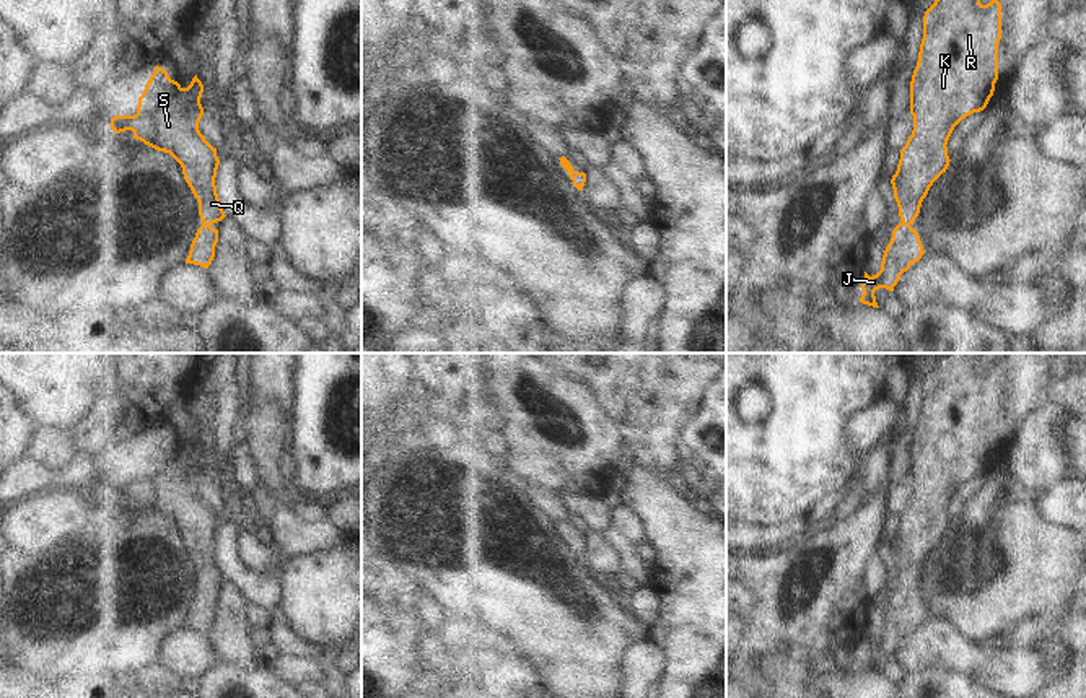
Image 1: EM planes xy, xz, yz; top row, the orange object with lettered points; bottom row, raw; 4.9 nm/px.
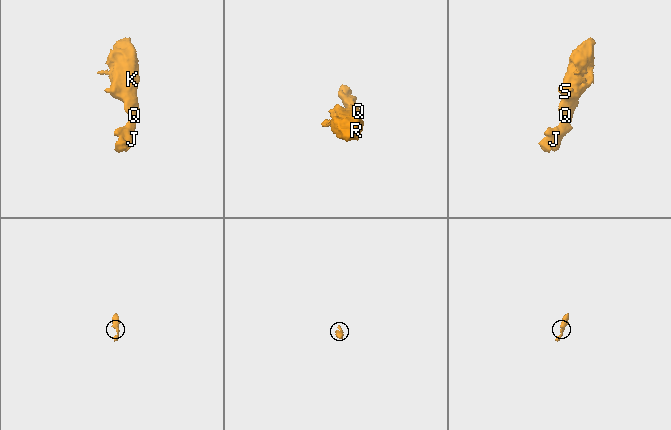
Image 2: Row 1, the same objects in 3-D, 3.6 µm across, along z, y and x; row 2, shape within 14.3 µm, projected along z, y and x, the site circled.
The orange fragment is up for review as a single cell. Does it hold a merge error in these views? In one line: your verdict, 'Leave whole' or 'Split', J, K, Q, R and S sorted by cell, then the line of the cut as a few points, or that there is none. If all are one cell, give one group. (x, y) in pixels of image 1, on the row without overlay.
Leave whole. Groups: J K Q R S. No split

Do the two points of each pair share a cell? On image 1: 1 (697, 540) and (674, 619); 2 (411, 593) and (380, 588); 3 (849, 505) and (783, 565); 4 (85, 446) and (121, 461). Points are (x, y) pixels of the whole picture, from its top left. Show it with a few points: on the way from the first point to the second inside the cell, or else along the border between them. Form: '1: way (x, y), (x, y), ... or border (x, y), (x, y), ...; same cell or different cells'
1: way (697, 560), (697, 596), (694, 599); same cell
2: way (402, 593), (388, 588); same cell
3: border (862, 501), (857, 510), (836, 523); different cells
4: way (93, 454), (106, 456), (113, 461); same cell

